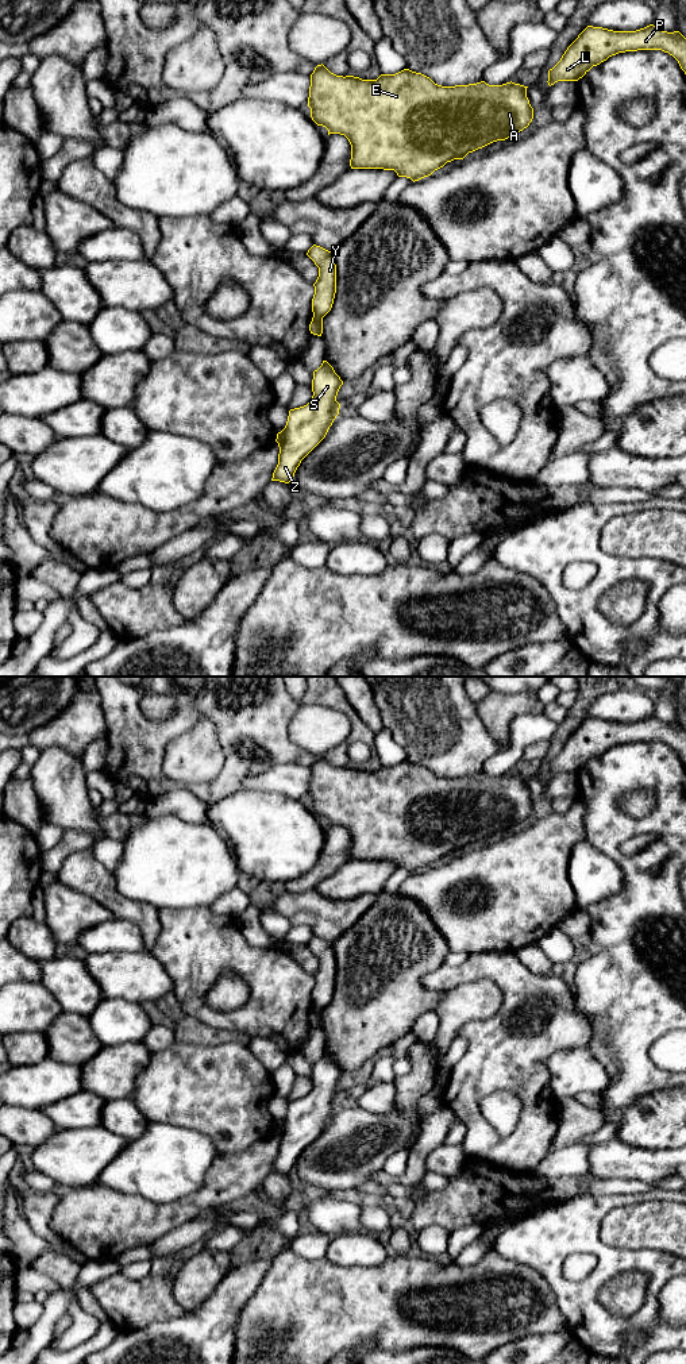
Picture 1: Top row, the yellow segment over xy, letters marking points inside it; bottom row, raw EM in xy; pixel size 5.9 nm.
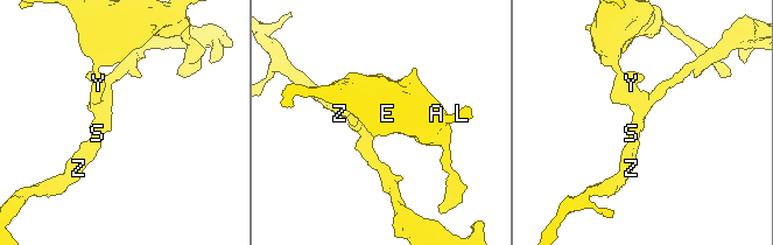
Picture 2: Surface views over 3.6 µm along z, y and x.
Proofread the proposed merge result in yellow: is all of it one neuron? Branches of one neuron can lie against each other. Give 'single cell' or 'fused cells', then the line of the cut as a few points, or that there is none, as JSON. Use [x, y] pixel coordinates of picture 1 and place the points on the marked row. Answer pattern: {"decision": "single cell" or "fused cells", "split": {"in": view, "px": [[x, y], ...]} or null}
{"decision": "fused cells", "split": {"in": "xy", "px": [[313, 315], [322, 319]]}}

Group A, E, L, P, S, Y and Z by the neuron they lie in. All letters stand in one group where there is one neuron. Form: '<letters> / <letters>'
A E L P Y / S Z

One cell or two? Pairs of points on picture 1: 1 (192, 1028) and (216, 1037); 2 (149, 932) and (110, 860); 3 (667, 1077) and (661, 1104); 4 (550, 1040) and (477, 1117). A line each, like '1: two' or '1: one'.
1: one
2: two
3: two
4: one

